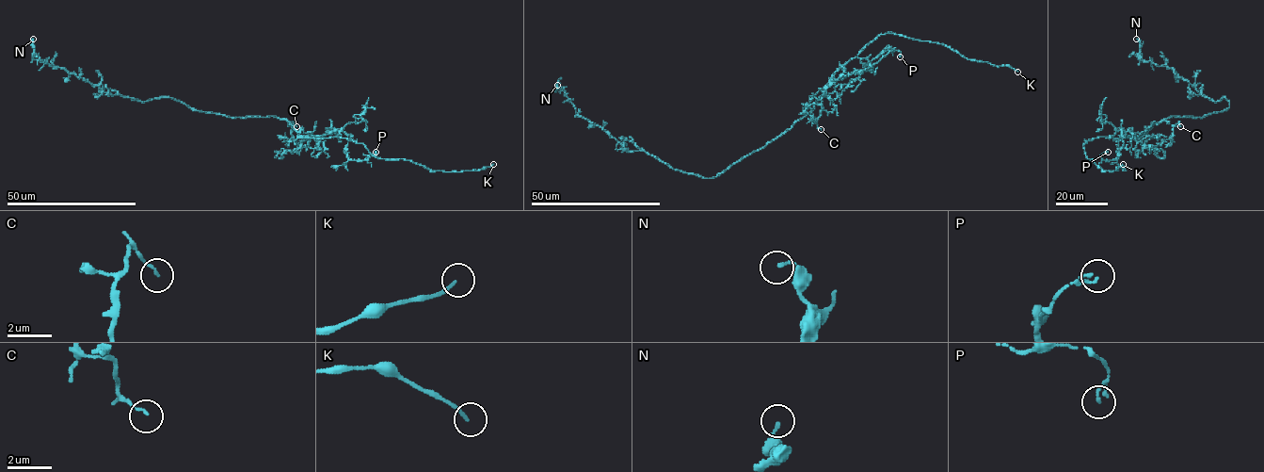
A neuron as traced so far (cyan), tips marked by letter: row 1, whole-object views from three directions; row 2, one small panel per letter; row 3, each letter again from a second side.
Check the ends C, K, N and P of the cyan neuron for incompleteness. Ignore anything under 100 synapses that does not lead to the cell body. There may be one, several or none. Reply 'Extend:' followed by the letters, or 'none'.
Extend: K

